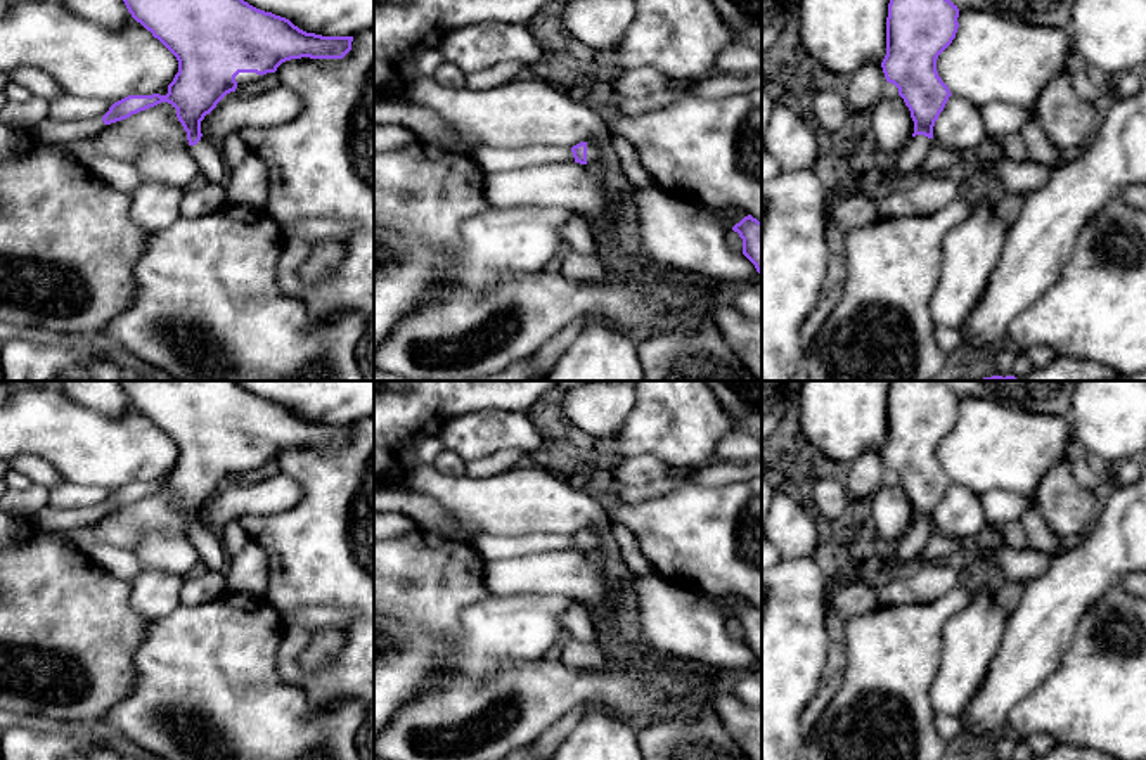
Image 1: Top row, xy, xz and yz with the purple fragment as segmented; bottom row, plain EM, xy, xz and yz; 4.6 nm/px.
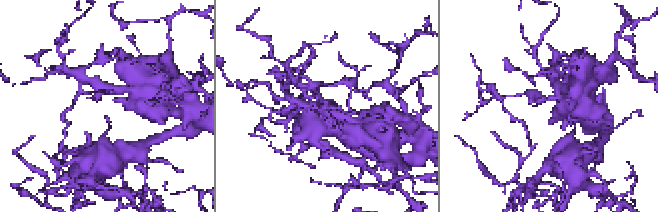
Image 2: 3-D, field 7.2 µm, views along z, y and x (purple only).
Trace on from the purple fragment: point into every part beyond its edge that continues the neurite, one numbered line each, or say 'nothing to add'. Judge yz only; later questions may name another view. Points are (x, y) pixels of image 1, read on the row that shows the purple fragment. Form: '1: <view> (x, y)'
1: yz (916, 149)

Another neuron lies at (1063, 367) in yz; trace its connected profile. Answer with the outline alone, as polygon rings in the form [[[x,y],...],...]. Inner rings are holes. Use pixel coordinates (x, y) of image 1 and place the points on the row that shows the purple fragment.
[[[1058,355],[1047,367],[1033,369],[1016,381],[1118,381],[1120,377],[1103,365],[1075,357]]]

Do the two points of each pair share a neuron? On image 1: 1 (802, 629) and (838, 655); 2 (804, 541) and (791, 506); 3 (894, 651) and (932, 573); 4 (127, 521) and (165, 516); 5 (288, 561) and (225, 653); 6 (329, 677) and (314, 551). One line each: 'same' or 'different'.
1: different
2: same
3: different
4: same
5: different
6: same

